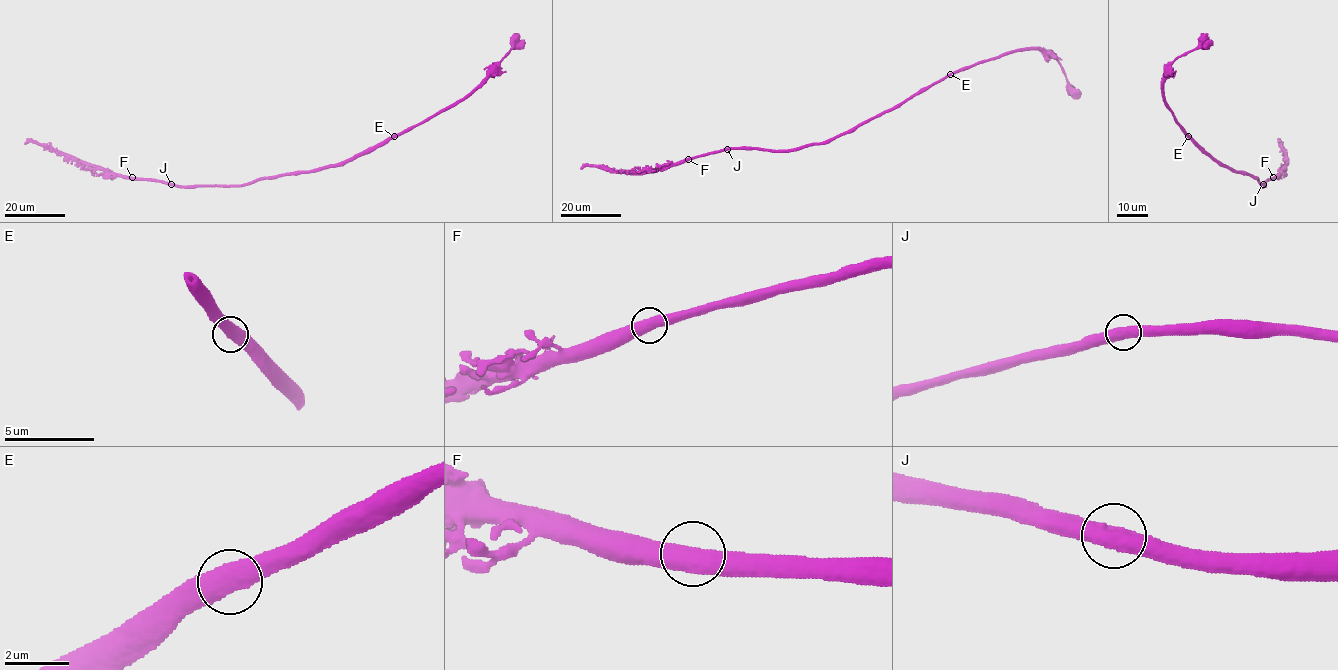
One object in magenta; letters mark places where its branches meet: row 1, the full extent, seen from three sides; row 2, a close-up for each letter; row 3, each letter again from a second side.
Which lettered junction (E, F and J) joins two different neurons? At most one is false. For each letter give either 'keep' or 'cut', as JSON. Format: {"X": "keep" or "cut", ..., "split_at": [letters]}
{"E": "keep", "F": "keep", "J": "keep", "split_at": []}

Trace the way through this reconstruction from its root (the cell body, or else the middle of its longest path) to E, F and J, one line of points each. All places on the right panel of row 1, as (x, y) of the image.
E: (1239, 172), (1218, 163), (1188, 136)
F: (1239, 172), (1255, 177), (1262, 186), (1273, 177)
J: (1239, 172), (1249, 174), (1262, 184)

